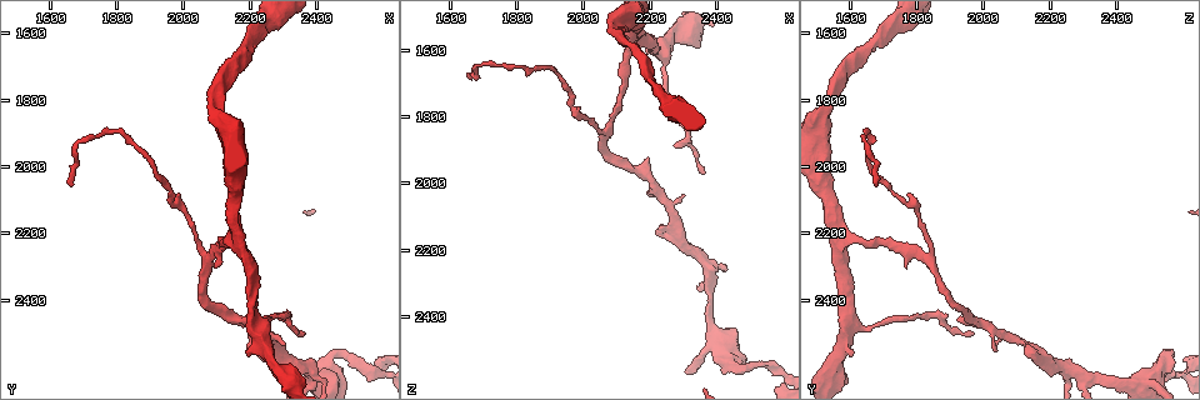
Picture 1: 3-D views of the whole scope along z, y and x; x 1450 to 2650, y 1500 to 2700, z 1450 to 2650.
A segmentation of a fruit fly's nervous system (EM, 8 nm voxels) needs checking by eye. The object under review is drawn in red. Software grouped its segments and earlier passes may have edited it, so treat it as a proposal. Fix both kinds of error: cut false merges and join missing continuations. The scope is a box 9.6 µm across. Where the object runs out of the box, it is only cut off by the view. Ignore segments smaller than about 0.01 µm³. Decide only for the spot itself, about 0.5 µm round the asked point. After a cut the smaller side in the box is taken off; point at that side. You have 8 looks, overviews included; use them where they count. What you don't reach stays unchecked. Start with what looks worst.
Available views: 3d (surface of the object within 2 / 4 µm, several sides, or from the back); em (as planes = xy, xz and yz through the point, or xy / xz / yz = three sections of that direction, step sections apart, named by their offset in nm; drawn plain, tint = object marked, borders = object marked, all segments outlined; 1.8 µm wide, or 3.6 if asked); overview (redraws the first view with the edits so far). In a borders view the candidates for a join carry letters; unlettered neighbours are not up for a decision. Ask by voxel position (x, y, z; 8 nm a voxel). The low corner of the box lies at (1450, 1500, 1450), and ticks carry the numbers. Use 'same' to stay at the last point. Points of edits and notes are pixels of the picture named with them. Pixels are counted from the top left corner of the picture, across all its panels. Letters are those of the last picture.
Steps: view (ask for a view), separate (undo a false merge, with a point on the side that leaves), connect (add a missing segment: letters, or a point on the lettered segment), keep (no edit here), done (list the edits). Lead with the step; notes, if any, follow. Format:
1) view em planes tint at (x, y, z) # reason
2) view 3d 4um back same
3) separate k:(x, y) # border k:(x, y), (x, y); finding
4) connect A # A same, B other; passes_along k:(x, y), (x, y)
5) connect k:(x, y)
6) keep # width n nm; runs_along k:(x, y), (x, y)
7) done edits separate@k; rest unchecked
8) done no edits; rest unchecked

view 3d 2um at (2220, 2540, 2140) # an open end

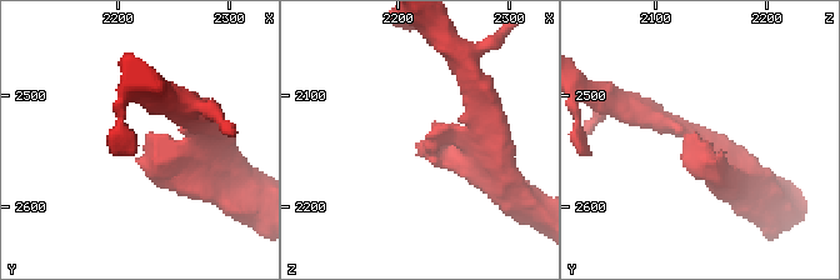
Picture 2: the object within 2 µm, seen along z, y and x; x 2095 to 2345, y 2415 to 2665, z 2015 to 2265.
view em xz step 16 tint at (2228, 2536, 2136)

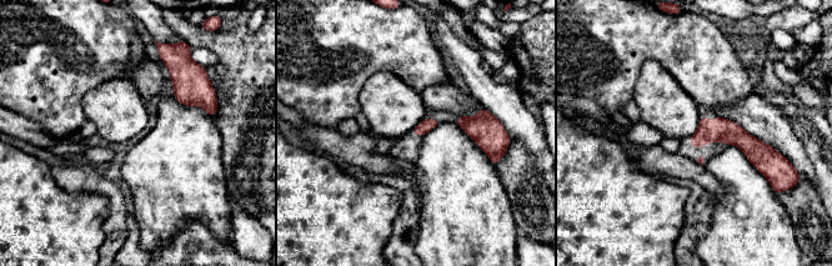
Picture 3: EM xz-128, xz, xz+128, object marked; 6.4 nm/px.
view em planes borders same

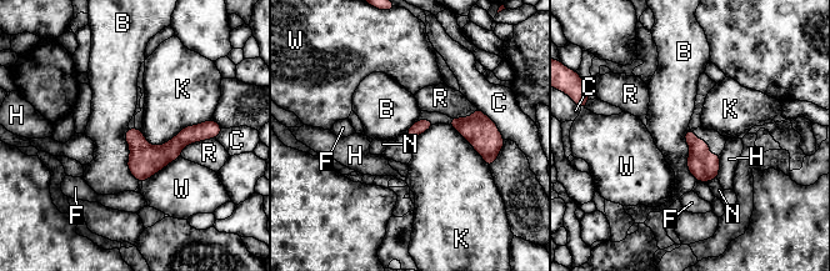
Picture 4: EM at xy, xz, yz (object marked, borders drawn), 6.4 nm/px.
keep # B other, C other, F other, H other, K other, N other, R other, W other; border 4:(128, 129), (128, 170), (138, 181); none of them fits

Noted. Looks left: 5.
view 3d 4um back at (1660, 2070, 1690) # end of a long branch

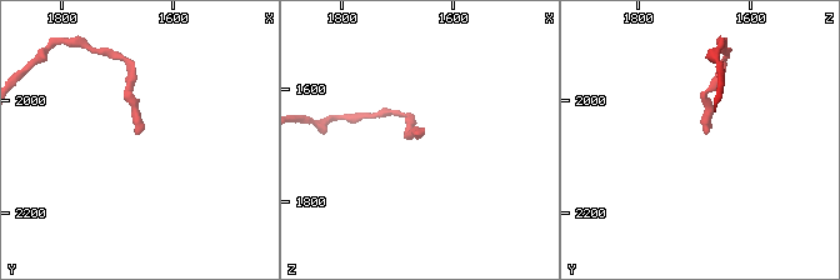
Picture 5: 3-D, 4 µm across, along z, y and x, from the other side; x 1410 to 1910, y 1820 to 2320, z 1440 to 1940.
view em planes plain at (1665, 2065, 1680)

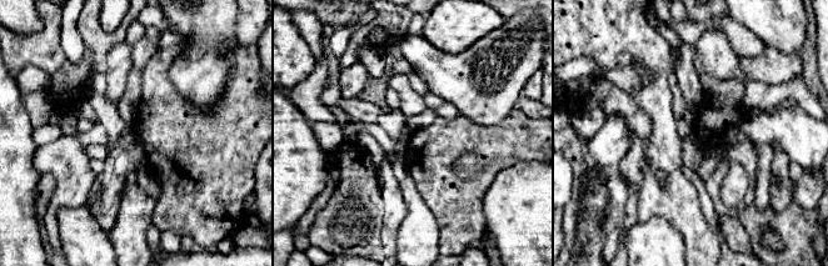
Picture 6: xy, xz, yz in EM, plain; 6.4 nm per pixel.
view em planes borders same

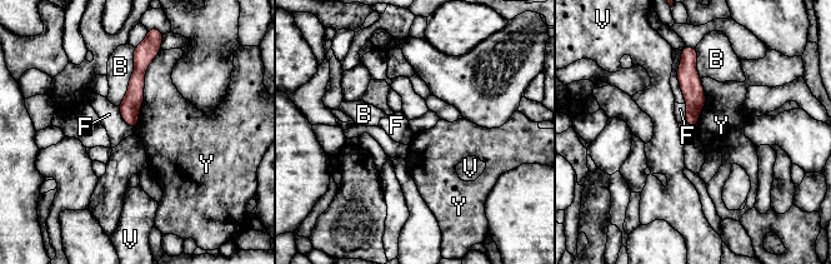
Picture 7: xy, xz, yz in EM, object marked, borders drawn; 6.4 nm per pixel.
keep # B other, F other, V other, Y other; runs_along 7:(141, 59), (131, 103), (131, 123); no lettered segment goes on from it

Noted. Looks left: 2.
view em 3.6um planes borders at (2240, 2470, 1620) # three-way junction

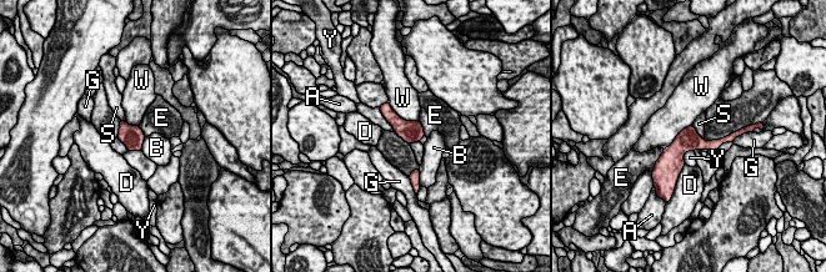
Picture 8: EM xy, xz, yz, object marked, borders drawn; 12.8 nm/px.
keep # A other, B other, D other, E other, G other, S other, W other, Y other; border 8:(692, 125), (704, 139); one neuron here

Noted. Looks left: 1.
done no edits; rest unchecked

